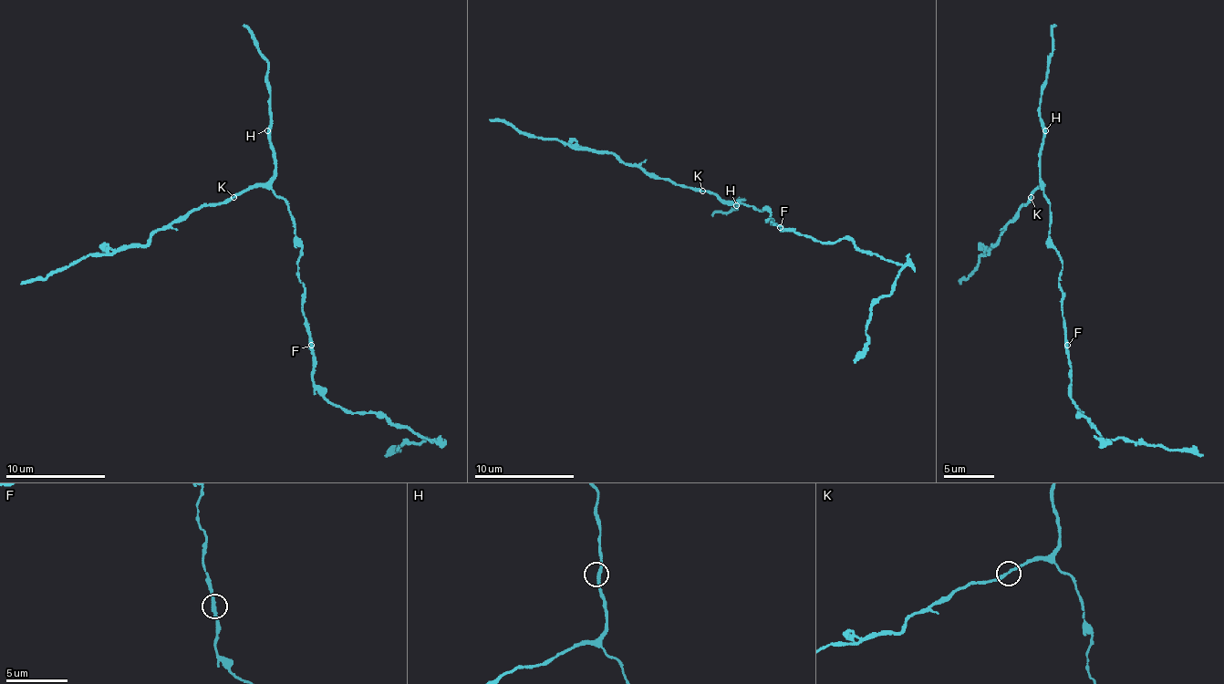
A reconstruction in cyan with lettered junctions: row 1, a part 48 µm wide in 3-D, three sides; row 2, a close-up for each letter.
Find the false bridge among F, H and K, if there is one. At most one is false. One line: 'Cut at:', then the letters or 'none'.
Cut at: F

